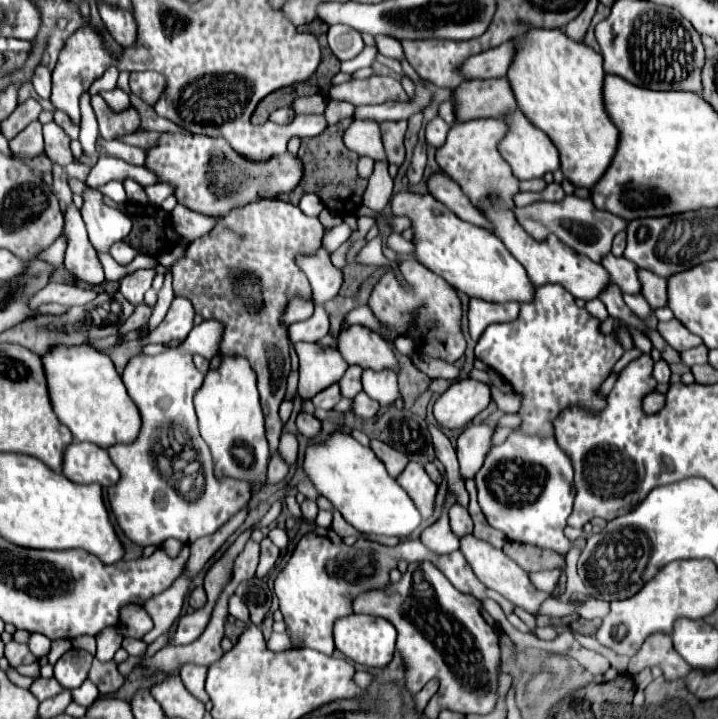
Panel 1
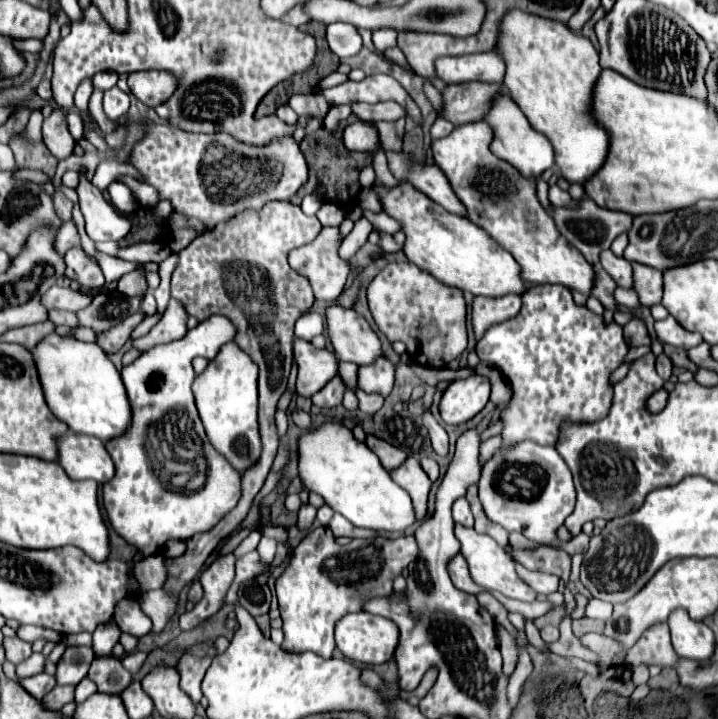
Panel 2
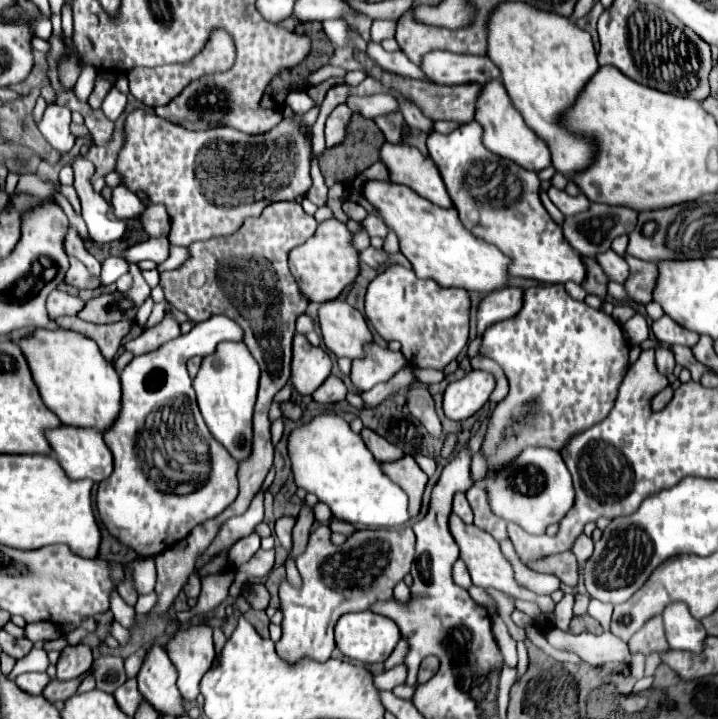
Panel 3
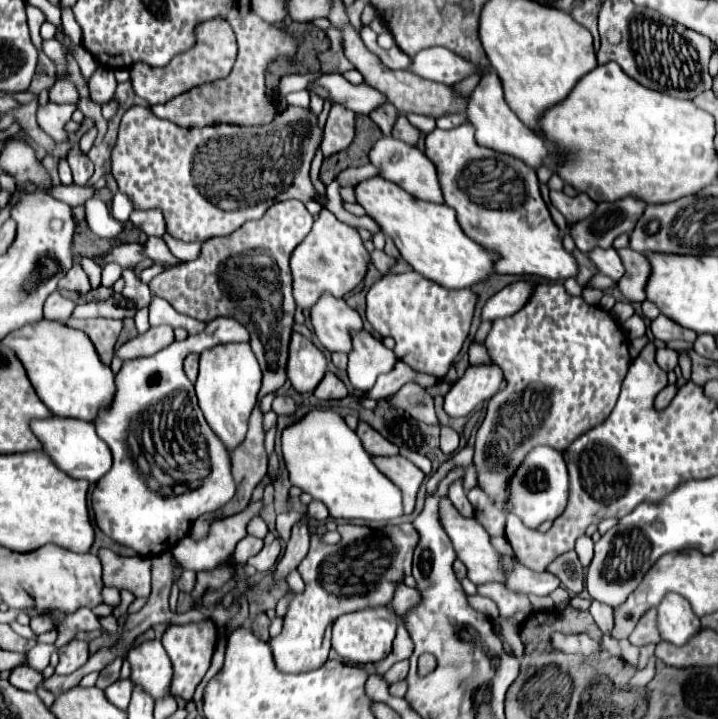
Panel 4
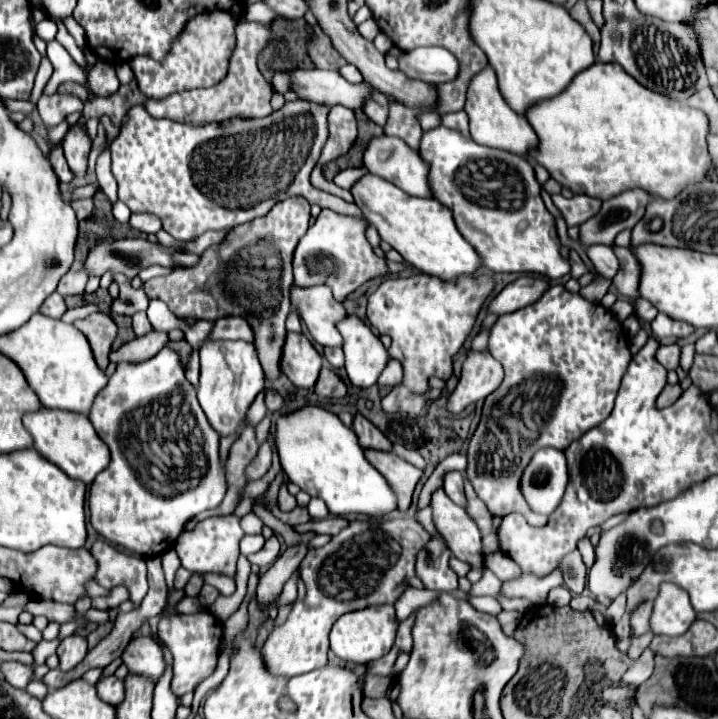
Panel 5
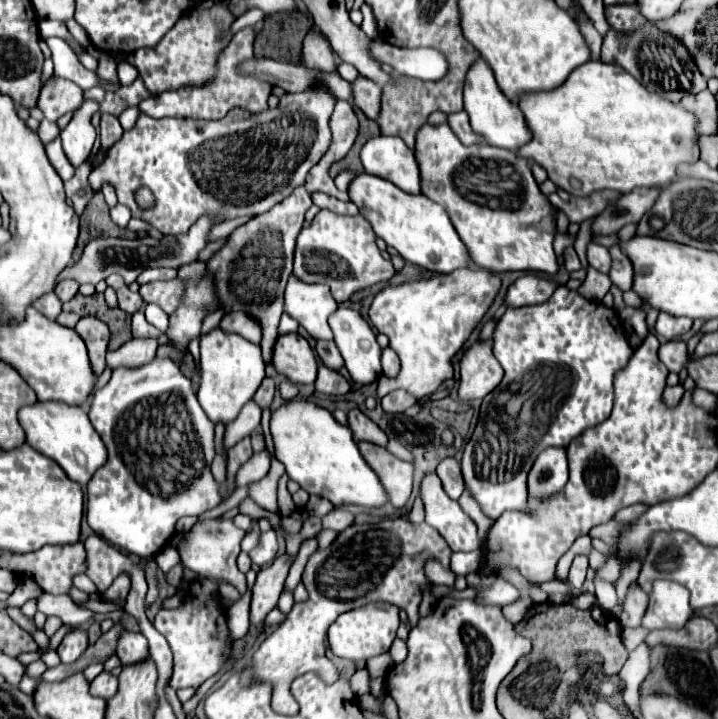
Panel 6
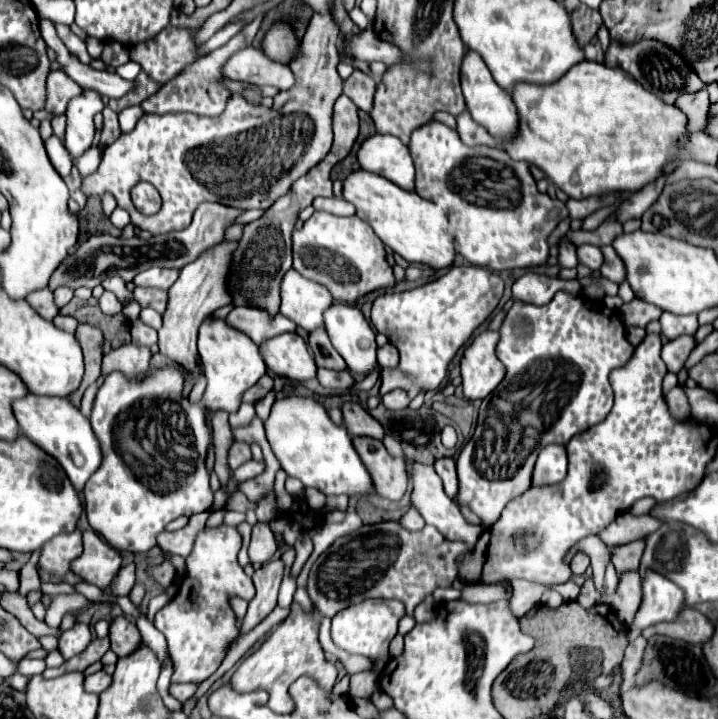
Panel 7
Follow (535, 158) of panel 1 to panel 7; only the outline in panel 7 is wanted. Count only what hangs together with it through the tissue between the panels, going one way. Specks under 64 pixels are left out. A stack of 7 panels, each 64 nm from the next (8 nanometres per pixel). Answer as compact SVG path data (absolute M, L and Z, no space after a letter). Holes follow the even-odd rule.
M468 50L462 64L460 64L460 82L462 82L462 94L466 98L466 104L468 104L472 118L480 126L484 126L498 142L512 138L516 132L516 126L518 126L516 106L514 106L510 94L494 82L488 66L484 64L484 60L474 50Z

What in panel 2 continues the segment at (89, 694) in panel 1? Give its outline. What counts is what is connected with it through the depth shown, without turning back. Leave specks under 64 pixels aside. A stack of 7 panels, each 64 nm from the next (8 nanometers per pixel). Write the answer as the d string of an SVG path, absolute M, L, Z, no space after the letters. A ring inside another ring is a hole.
M84 678L78 686L76 686L76 700L84 700L88 696L92 696L96 692L96 684L90 678Z

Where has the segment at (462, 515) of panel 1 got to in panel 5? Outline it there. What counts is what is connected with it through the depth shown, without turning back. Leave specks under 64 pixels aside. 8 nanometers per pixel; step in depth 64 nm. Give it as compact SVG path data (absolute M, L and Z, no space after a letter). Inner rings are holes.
M446 472L444 474L444 484L442 484L444 492L448 494L450 500L454 500L456 504L466 506L466 498L464 498L464 474L462 472Z

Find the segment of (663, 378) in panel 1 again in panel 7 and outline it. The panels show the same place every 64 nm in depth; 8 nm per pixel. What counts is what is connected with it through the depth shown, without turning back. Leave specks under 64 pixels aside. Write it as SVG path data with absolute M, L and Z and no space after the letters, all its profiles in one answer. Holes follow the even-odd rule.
M678 336L670 342L666 342L662 346L662 360L664 360L668 372L676 374L678 370L682 370L684 362L686 362L688 354L694 350L694 346L696 346L694 336Z

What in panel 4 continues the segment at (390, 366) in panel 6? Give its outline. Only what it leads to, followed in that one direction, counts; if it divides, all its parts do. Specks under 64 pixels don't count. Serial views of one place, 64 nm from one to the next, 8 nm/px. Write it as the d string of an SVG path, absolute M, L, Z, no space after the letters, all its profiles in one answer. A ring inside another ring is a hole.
M404 362L396 364L396 368L392 368L388 374L382 374L374 388L368 392L370 398L378 400L378 398L388 398L390 394L398 392L406 382L418 382L422 384L424 388L430 388L430 386L436 386L440 380L434 378L434 376L426 376L426 374L418 374L418 372L412 372L412 368L408 368Z

